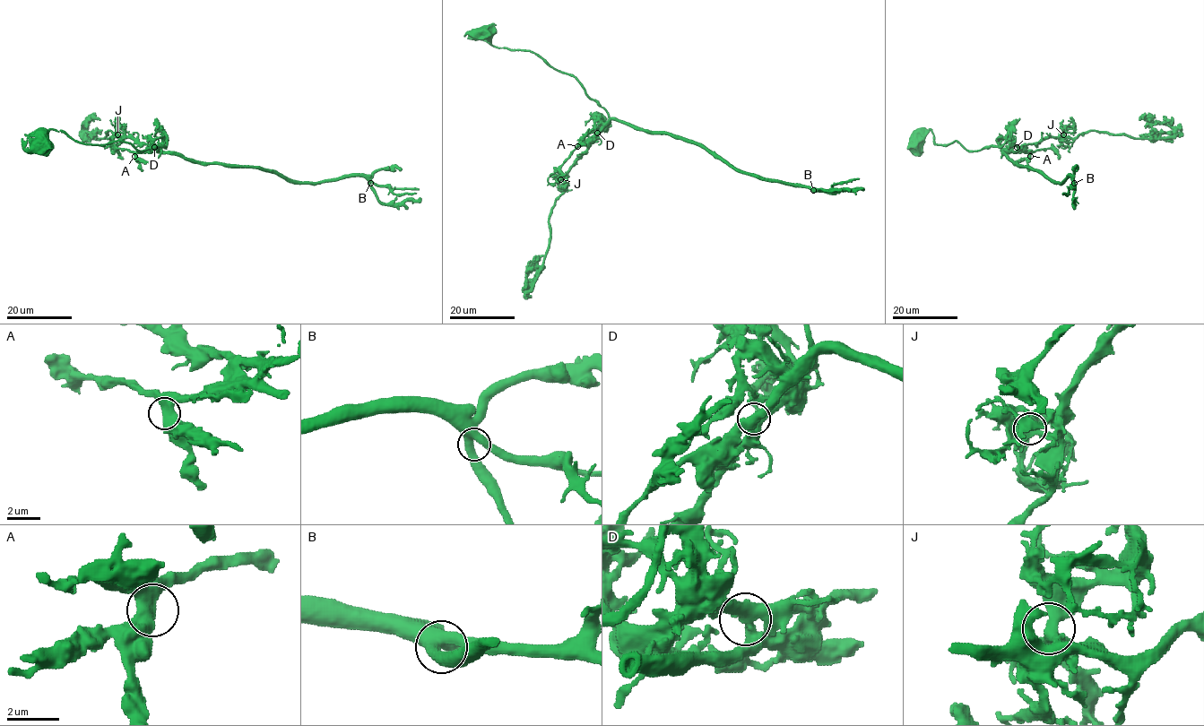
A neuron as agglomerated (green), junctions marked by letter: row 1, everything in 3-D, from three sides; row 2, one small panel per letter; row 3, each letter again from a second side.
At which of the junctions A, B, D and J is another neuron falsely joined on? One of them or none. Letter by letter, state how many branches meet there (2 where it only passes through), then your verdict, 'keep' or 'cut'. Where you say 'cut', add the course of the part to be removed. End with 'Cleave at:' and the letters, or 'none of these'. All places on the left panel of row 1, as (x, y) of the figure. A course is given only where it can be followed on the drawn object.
A: branches 3; keep
B: branches 3; keep
D: branches 3; cut; course (155, 147), (204, 163), (272, 169), (299, 182), (364, 177), (382, 203), (421, 198)
J: branches 3; keep
Cleave at: D

